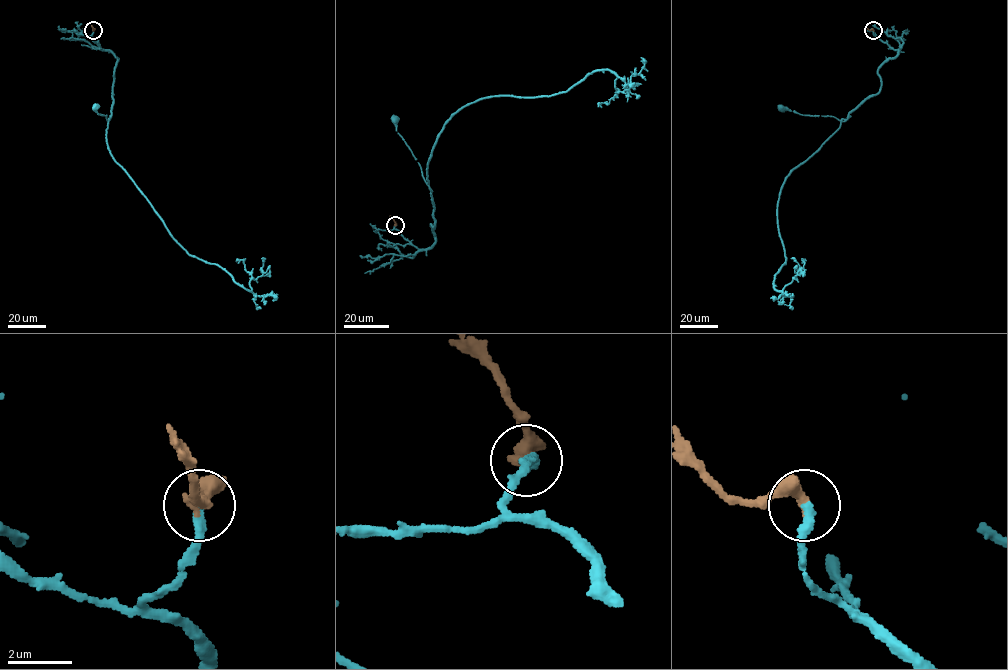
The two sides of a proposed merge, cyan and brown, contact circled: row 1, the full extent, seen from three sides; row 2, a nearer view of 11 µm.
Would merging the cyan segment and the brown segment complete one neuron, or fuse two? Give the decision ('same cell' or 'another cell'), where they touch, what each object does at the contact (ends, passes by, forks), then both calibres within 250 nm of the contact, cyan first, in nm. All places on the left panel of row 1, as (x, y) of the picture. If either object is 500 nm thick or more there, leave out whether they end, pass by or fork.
same cell | (93, 30) | cyan ends | brown ends | 300/440 nm

